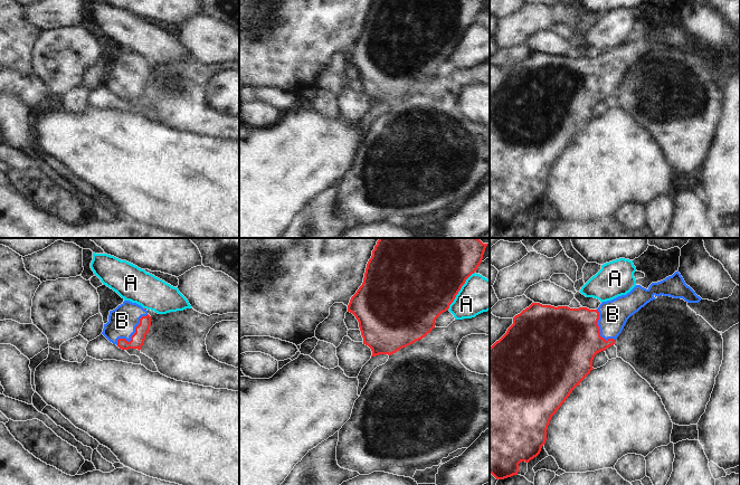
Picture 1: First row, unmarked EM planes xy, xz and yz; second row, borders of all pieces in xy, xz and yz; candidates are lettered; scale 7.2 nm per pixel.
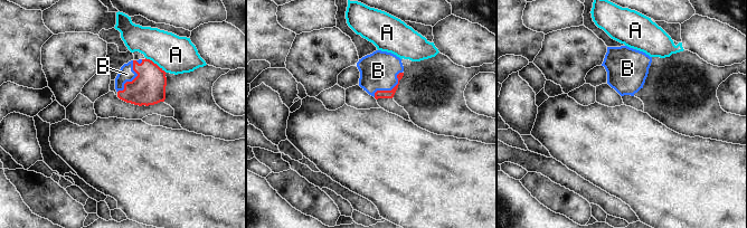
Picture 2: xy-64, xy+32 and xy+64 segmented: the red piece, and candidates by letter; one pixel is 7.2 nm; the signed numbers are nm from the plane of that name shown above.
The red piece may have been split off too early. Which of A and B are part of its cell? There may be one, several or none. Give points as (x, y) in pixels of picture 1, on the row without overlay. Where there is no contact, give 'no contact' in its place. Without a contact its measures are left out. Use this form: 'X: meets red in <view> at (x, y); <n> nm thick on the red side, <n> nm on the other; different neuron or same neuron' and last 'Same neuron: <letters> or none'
A: meets red in xz at (459, 39); 460 nm thick on the red side, 260 nm on the other; different neuron
B: meets red in xy at (133, 84); 100 nm thick on the red side, 200 nm on the other; same neuron
Same neuron: B

